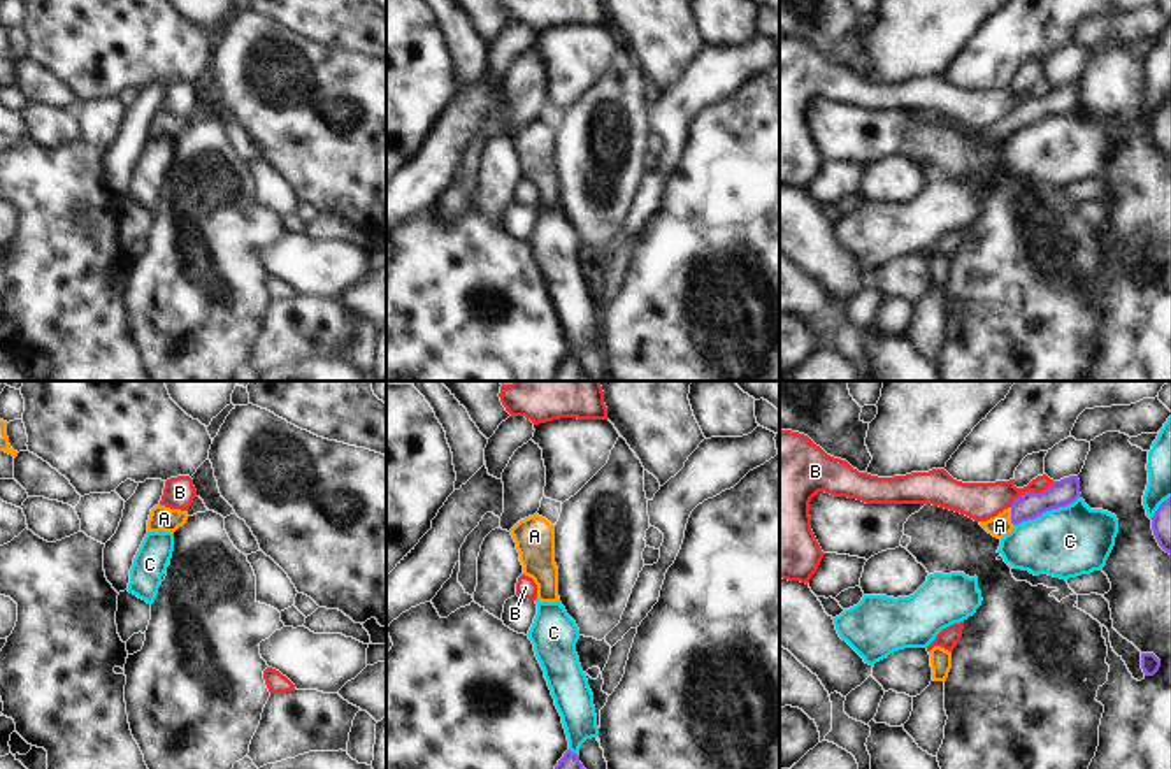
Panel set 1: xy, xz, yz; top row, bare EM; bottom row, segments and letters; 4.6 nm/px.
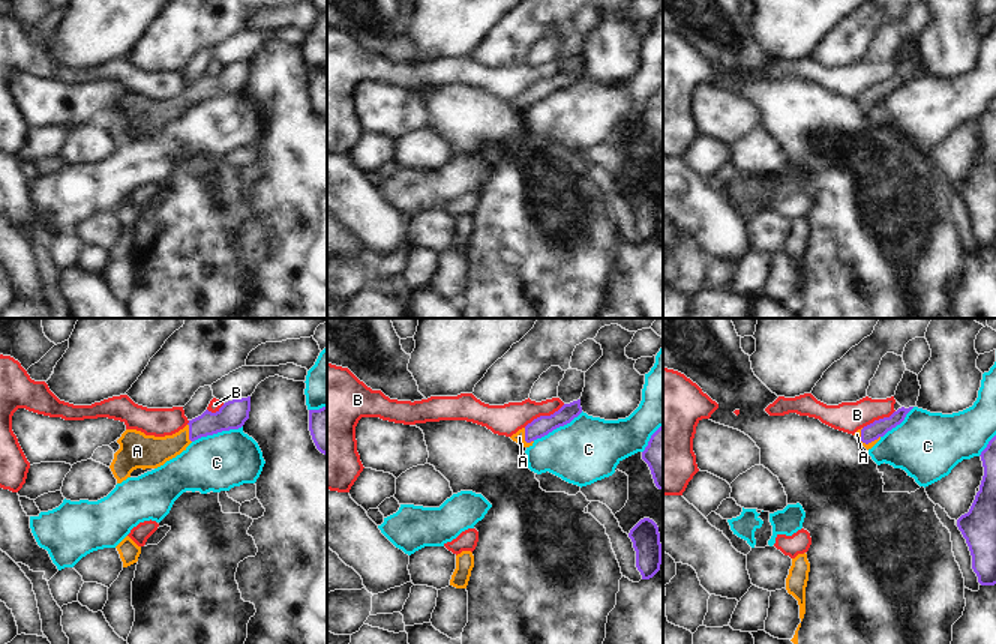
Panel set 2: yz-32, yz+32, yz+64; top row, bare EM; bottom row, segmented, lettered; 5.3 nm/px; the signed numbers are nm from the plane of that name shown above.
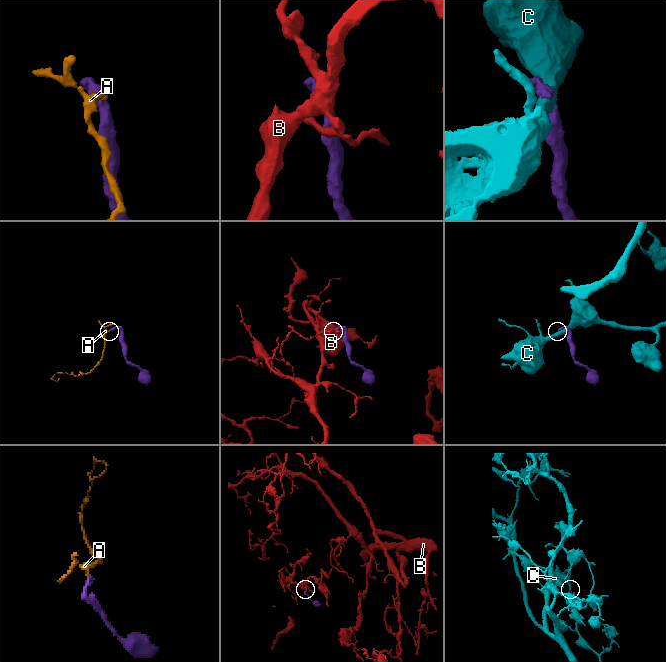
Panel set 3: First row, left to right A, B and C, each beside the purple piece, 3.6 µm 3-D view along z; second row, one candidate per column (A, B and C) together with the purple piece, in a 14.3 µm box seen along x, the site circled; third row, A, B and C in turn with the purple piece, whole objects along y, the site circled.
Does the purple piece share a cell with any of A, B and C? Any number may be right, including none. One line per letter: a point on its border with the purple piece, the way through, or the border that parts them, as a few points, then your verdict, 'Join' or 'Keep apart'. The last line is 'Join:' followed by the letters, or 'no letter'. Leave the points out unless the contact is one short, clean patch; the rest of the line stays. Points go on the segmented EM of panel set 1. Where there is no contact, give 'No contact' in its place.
A: Touches purple at yz (1012, 517). Path across: yz (1059, 494), (1026, 506), (1012, 517), (999, 525). Join
B: Touches purple at yz (1031, 492). Boundary: yz (1054, 481), (1040, 492), (1020, 494), (1010, 506). Keep apart
C: Touches purple at yz (1047, 510). Keep apart
Join: A

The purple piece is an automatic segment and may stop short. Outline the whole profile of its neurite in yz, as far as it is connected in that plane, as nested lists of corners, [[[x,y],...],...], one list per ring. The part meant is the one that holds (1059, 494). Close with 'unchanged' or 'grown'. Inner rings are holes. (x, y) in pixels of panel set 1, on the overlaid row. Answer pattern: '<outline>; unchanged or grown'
[[[1069,476],[1060,481],[1053,481],[1045,492],[1025,492],[1013,504],[997,516],[980,521],[980,525],[997,539],[1009,534],[1018,523],[1034,520],[1046,511],[1066,507],[1073,504],[1080,493],[1078,476]]]; grown

